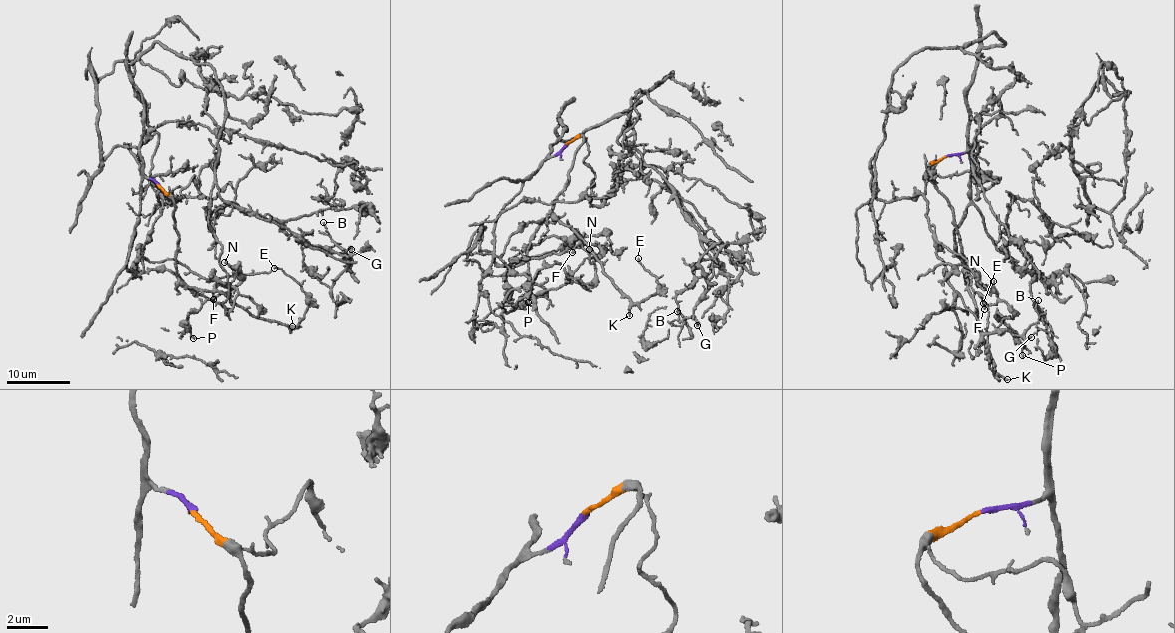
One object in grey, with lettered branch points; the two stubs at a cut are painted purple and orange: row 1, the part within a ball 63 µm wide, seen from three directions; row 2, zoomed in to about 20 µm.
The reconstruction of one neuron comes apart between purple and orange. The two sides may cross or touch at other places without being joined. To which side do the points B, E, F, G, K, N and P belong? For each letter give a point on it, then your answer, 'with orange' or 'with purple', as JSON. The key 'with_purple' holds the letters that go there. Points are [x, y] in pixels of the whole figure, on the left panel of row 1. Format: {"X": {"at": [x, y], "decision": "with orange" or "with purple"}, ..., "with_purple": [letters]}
{"B": {"at": [323, 222], "decision": "with purple"}, "E": {"at": [274, 268], "decision": "with orange"}, "F": {"at": [213, 299], "decision": "with orange"}, "G": {"at": [351, 249], "decision": "with purple"}, "K": {"at": [292, 326], "decision": "with orange"}, "N": {"at": [224, 262], "decision": "with orange"}, "P": {"at": [193, 338], "decision": "with orange"}, "with_purple": ["B", "G"]}

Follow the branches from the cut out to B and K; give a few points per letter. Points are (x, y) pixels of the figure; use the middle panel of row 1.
B: (567, 144), (549, 156), (559, 122), (578, 137), (673, 72), (618, 143), (712, 264), (676, 310)
K: (567, 144), (582, 136), (570, 178), (551, 211), (575, 229), (604, 272), (627, 295), (629, 316)

